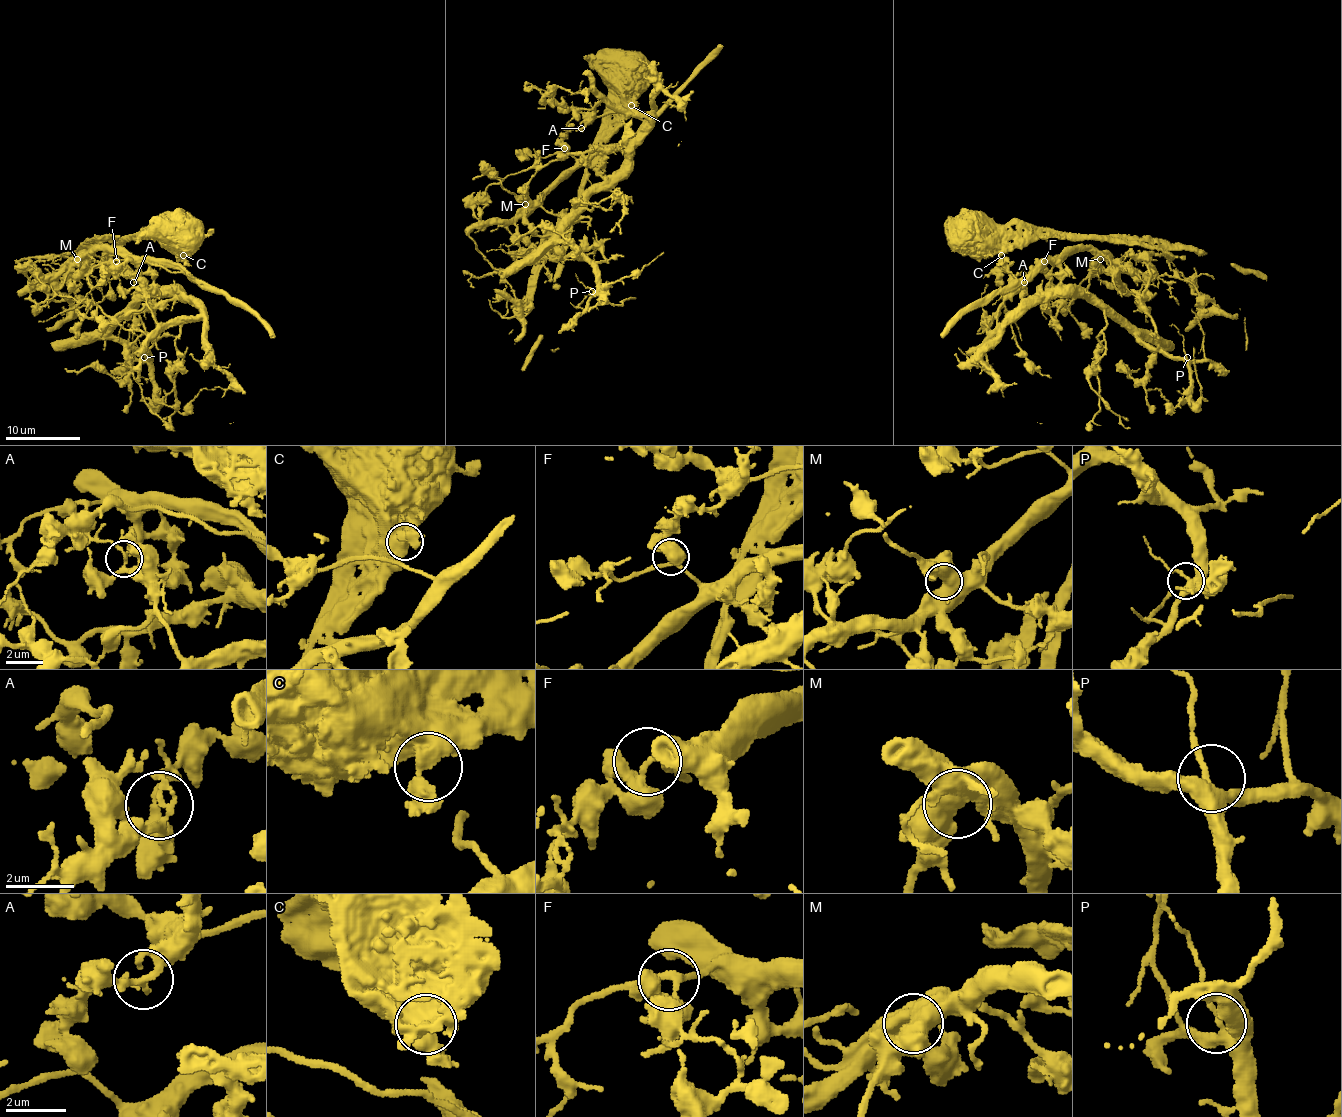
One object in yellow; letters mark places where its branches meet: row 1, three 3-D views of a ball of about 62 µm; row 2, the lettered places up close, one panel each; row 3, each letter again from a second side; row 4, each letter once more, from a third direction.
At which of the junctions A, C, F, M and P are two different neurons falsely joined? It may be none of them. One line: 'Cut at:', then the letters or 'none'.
Cut at: A

